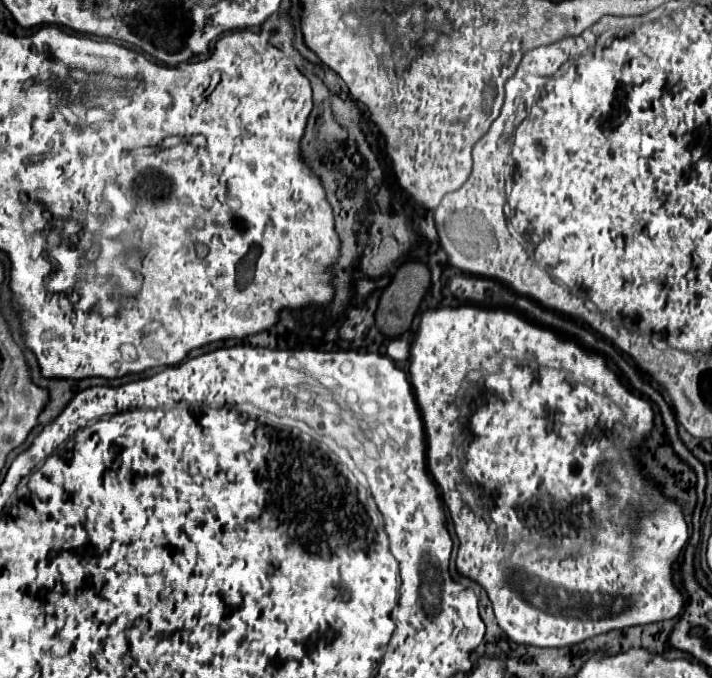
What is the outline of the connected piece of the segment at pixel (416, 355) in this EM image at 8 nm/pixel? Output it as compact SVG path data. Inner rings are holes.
M459 305L459 307L441 307L441 309L425 311L421 315L417 335L411 343L409 373L411 373L411 387L415 393L415 399L417 399L417 403L421 403L419 411L421 411L421 417L425 423L425 433L427 433L427 467L429 467L429 473L441 491L441 499L445 501L445 505L451 511L451 519L453 519L453 525L455 525L455 531L459 537L457 569L461 575L477 581L487 591L487 595L493 603L493 609L495 609L497 623L511 641L537 645L537 647L569 647L569 645L581 643L589 637L595 637L595 635L601 635L601 633L607 633L613 629L657 623L657 621L665 621L665 619L673 619L681 613L685 601L683 601L683 595L673 585L673 563L689 539L687 523L683 519L681 505L675 501L673 503L665 501L661 497L659 489L653 487L653 483L649 483L649 479L645 479L637 471L637 465L635 465L635 463L639 463L639 449L644 439L651 433L653 411L651 411L649 401L629 393L623 387L619 377L605 365L605 359L601 355L595 355L595 353L581 349L581 345L577 345L575 341L569 341L565 337L559 337L555 331L547 331L545 327L535 327L533 323L527 323L527 319L521 319L521 315L517 315L511 310L485 309L485 307L477 307L477 305ZM535 363L539 367L563 369L577 383L571 383L571 379L567 379L567 375L563 371L525 367L525 365L535 365ZM459 393L463 396L465 403L457 401ZM603 435L613 439L613 445L608 449L605 447L611 443L611 439L605 439L602 437ZM583 497L587 497L591 509L597 509L597 511L585 511L587 525L583 523L583 517L579 513L575 513L575 509L581 505ZM601 521L603 523L607 521L607 523L603 527L599 527ZM533 581L541 581L541 603L539 605L531 603L533 599L529 599L535 595Z

